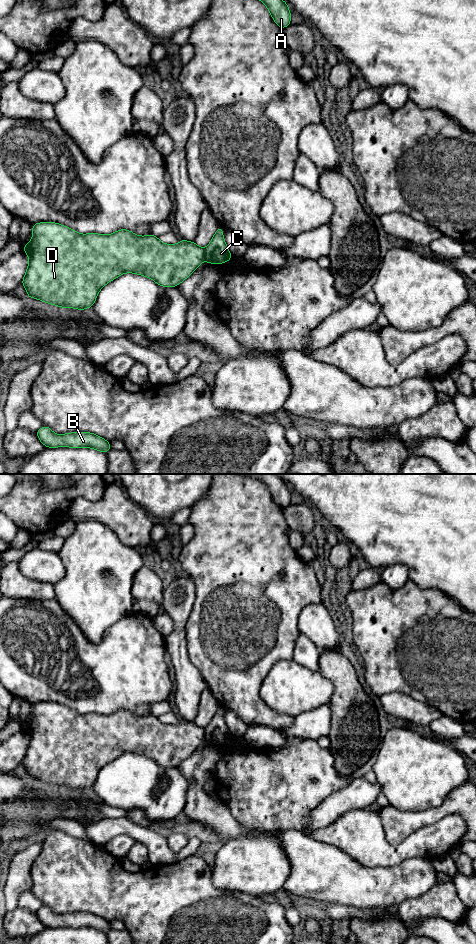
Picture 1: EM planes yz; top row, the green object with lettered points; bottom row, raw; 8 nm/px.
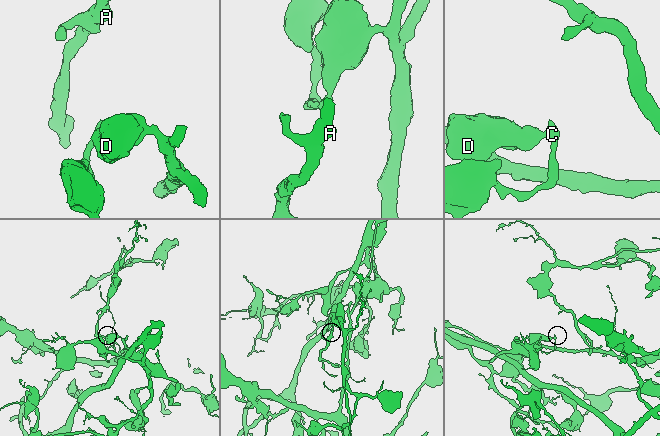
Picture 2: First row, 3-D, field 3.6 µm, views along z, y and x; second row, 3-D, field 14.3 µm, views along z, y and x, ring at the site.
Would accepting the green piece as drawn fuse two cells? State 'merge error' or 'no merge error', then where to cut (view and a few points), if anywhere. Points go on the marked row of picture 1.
merge error | yz (204, 249), (205, 260)

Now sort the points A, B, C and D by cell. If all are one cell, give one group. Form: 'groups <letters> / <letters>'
groups A B C / D

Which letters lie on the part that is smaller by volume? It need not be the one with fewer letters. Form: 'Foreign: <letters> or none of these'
Foreign: D

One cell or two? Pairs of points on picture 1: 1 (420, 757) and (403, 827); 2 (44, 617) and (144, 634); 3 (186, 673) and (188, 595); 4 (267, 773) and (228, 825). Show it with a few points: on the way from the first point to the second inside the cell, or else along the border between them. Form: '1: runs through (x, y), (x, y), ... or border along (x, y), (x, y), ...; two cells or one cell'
1: border along (389, 803), (405, 810), (425, 810), (430, 808); two cells
2: runs through (69, 642), (74, 643), (81, 650), (119, 650); one cell
3: runs through (179, 654), (179, 614); one cell
4: border along (222, 802), (241, 824), (246, 828), (254, 829); two cells

